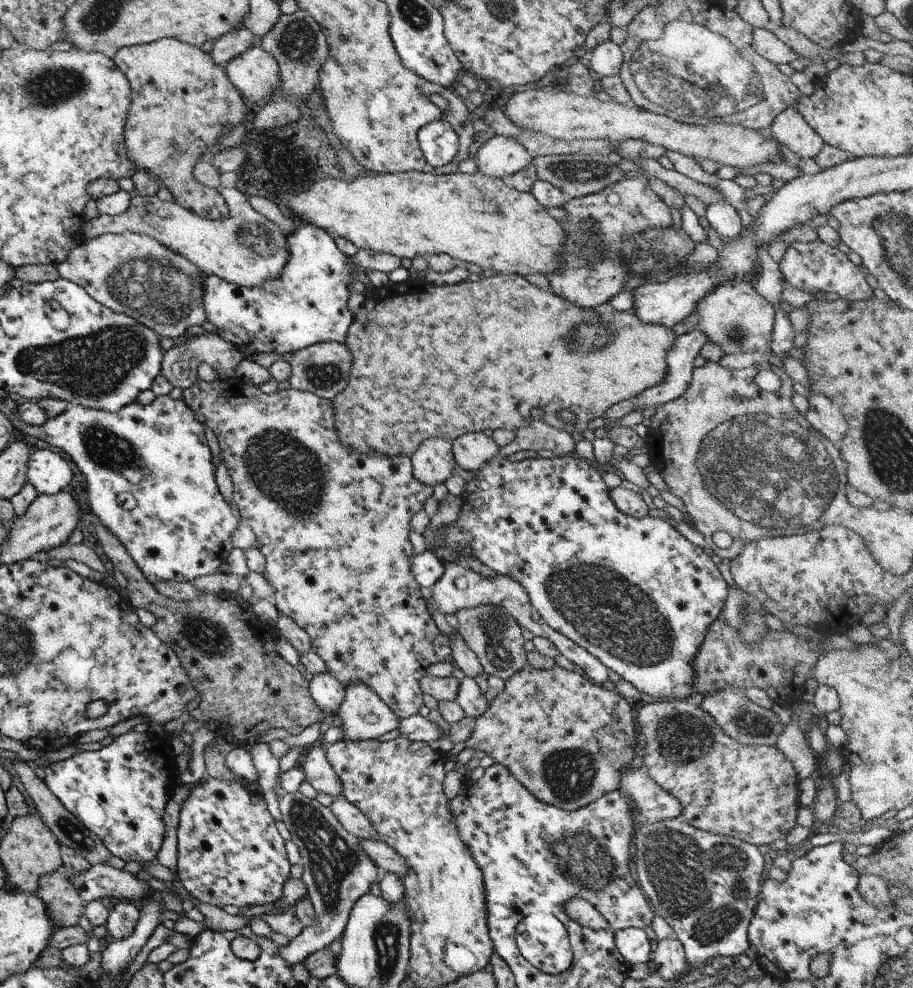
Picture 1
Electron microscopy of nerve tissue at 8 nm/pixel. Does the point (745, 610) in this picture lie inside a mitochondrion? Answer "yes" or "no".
yes

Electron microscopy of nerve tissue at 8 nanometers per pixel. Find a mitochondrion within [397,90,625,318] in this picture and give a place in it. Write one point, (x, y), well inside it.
(589, 251)

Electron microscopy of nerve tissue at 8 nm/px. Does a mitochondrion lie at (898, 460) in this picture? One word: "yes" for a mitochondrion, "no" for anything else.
yes

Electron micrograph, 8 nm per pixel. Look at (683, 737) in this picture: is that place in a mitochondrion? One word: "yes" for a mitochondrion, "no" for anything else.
yes

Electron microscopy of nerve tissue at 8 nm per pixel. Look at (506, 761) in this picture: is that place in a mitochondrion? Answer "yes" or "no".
no

